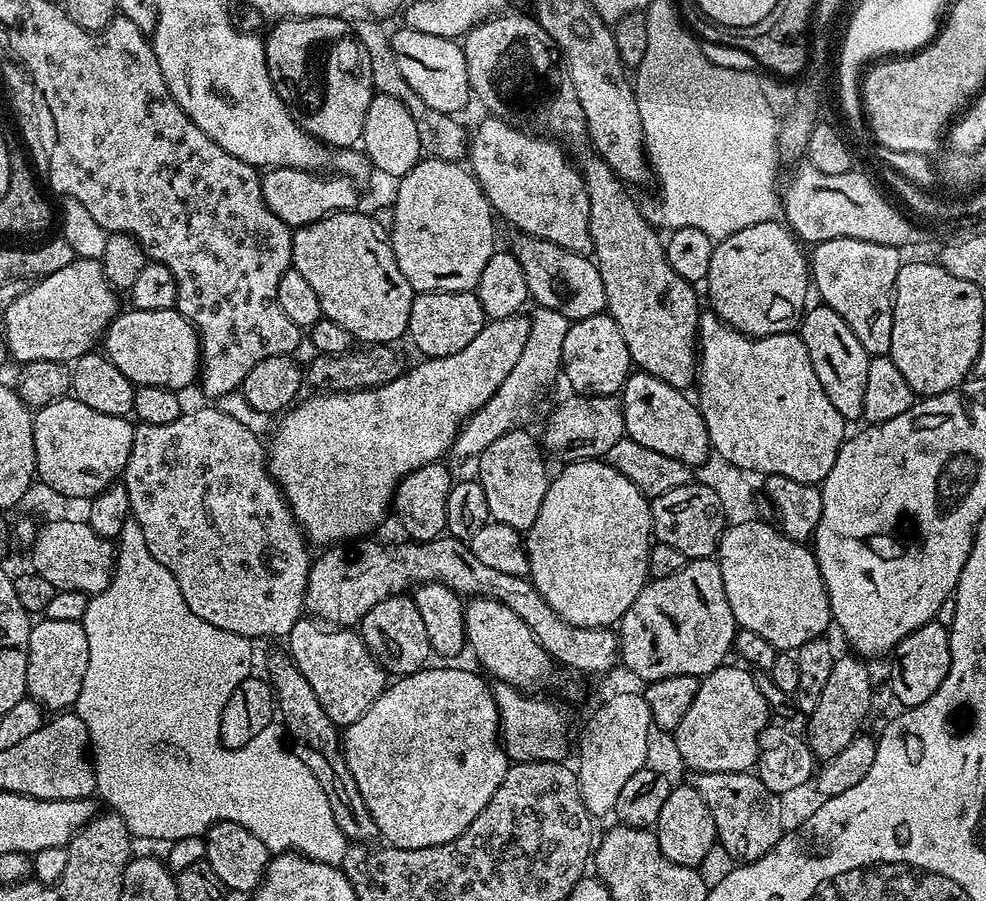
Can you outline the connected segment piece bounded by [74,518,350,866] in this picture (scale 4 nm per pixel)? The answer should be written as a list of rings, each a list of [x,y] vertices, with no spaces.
[[[128,518],[122,526],[118,537],[118,547],[116,548],[116,568],[112,571],[112,581],[108,583],[106,590],[95,593],[95,595],[89,599],[82,623],[86,630],[88,645],[90,646],[90,658],[86,662],[86,678],[82,678],[82,690],[76,699],[74,711],[76,715],[82,718],[82,722],[86,722],[88,743],[90,745],[90,759],[92,768],[96,772],[96,792],[98,796],[101,796],[101,798],[108,803],[107,807],[115,812],[117,816],[120,816],[122,822],[126,822],[128,831],[132,833],[133,837],[140,839],[141,836],[144,840],[164,840],[163,842],[171,842],[173,840],[181,840],[182,838],[190,838],[191,836],[204,836],[208,829],[218,822],[238,822],[238,826],[246,826],[246,830],[250,830],[250,834],[254,834],[254,838],[262,838],[262,842],[268,848],[269,853],[298,852],[302,856],[309,856],[311,860],[317,860],[323,864],[343,865],[344,857],[348,854],[350,842],[344,837],[342,830],[338,830],[338,822],[334,822],[334,810],[330,810],[330,802],[327,800],[326,794],[322,794],[322,786],[318,786],[318,778],[314,778],[314,774],[310,774],[309,768],[293,754],[291,747],[256,748],[260,746],[249,746],[247,748],[226,748],[220,741],[220,719],[222,718],[222,710],[226,706],[230,694],[234,694],[238,682],[242,682],[248,676],[253,675],[254,672],[254,668],[252,668],[253,641],[246,636],[230,634],[230,630],[218,630],[218,626],[210,626],[210,622],[202,622],[202,618],[198,618],[198,614],[194,614],[194,610],[190,610],[190,606],[186,606],[186,602],[182,598],[182,590],[178,590],[178,582],[174,582],[174,574],[170,574],[170,570],[166,570],[166,566],[162,566],[162,562],[158,562],[154,558],[154,554],[150,554],[150,550],[146,546],[146,538],[142,538],[142,526],[138,526],[136,520]]]

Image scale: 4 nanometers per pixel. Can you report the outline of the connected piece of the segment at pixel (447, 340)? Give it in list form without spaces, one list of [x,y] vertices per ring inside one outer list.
[[[475,291],[422,292],[413,295],[407,335],[412,336],[412,344],[421,352],[421,357],[449,356],[470,346],[484,323],[486,317],[482,302],[478,302]]]

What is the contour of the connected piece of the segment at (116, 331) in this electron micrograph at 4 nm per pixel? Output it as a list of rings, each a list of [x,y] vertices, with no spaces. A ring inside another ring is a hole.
[[[121,311],[112,319],[102,337],[102,352],[134,385],[162,386],[173,390],[188,388],[197,383],[201,367],[200,337],[191,322],[176,311]]]

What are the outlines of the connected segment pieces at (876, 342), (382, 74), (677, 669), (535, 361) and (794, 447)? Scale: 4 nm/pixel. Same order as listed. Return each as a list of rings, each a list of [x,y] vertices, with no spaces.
[[[830,238],[826,242],[815,245],[810,252],[810,280],[814,285],[814,292],[820,295],[819,299],[832,308],[844,321],[846,326],[850,326],[850,330],[854,330],[854,338],[858,338],[858,342],[862,342],[862,346],[867,350],[869,357],[887,356],[890,350],[890,330],[892,329],[892,291],[896,285],[898,278],[898,270],[902,263],[901,249],[891,248],[890,246],[882,246],[878,242],[862,242],[858,238]]]
[[[360,18],[360,21],[354,24],[354,35],[368,55],[373,89],[382,94],[390,94],[390,98],[398,98],[398,102],[402,102],[402,106],[410,110],[418,129],[420,147],[431,159],[463,161],[468,154],[469,133],[464,133],[464,128],[456,121],[459,119],[455,115],[426,106],[426,102],[422,102],[422,98],[418,98],[414,90],[410,90],[410,82],[406,82],[406,78],[402,78],[402,70],[398,70],[389,29],[384,29],[380,24],[383,23],[376,18]]]
[[[715,559],[688,560],[678,574],[670,578],[649,579],[644,589],[634,598],[630,610],[620,619],[618,635],[620,638],[619,663],[625,664],[643,682],[674,678],[675,676],[695,676],[703,678],[721,667],[733,651],[732,643],[738,625],[730,602],[726,602],[726,586],[722,586],[722,570]]]
[[[537,307],[536,313],[531,313],[530,334],[526,338],[526,350],[522,350],[522,358],[518,358],[518,366],[506,374],[506,382],[498,386],[498,390],[490,398],[490,402],[483,404],[473,416],[469,416],[460,426],[456,441],[452,443],[452,452],[460,455],[462,459],[479,458],[502,434],[521,427],[524,419],[532,412],[536,404],[536,395],[551,382],[555,376],[562,372],[560,359],[562,358],[562,342],[566,342],[566,330],[569,320],[558,310]]]
[[[708,310],[700,317],[700,324],[696,328],[698,337],[698,389],[700,400],[698,407],[702,418],[706,422],[708,437],[712,443],[712,452],[722,457],[734,466],[742,466],[742,470],[754,470],[765,477],[785,476],[794,478],[794,482],[806,482],[817,486],[823,484],[826,474],[830,474],[830,466],[834,466],[834,458],[838,458],[838,450],[846,439],[846,421],[838,410],[826,398],[826,390],[822,390],[822,382],[818,382],[818,374],[814,374],[814,366],[810,366],[810,354],[802,342],[802,338],[795,331],[774,334],[773,336],[747,336],[716,317],[715,312]]]

